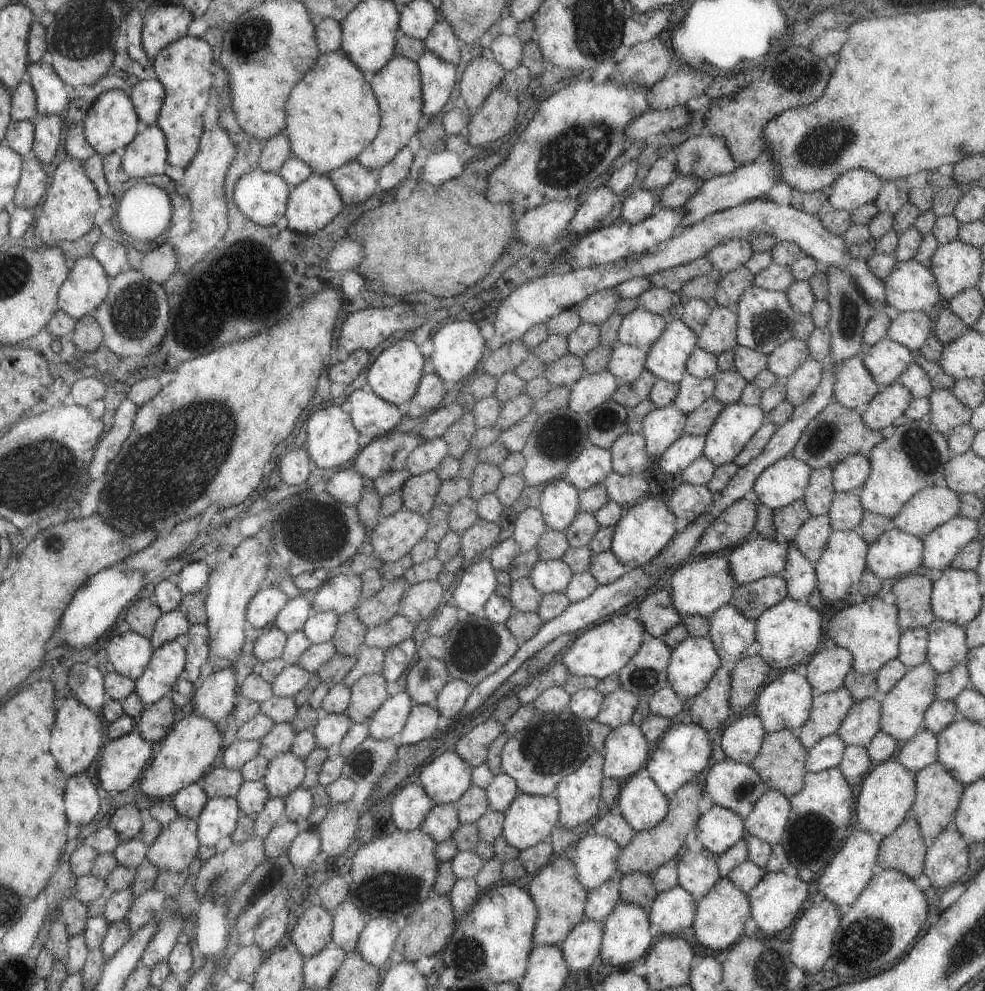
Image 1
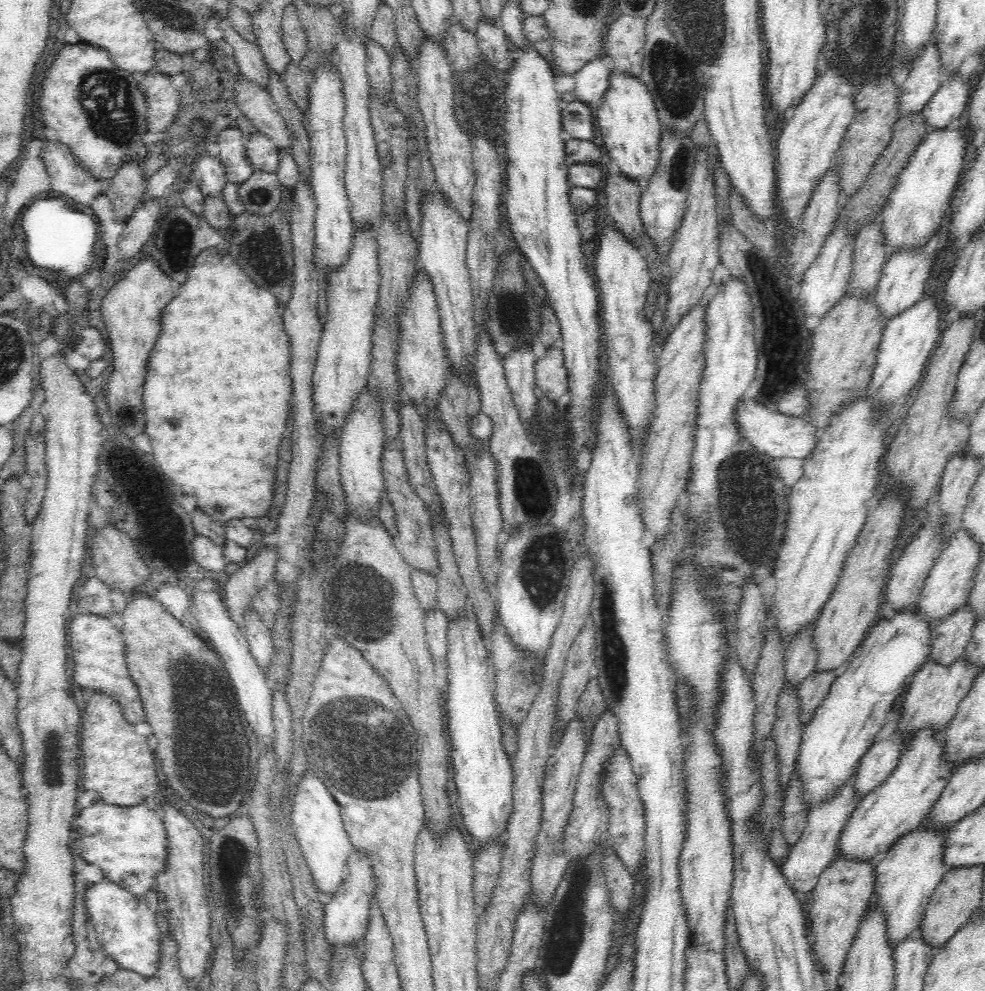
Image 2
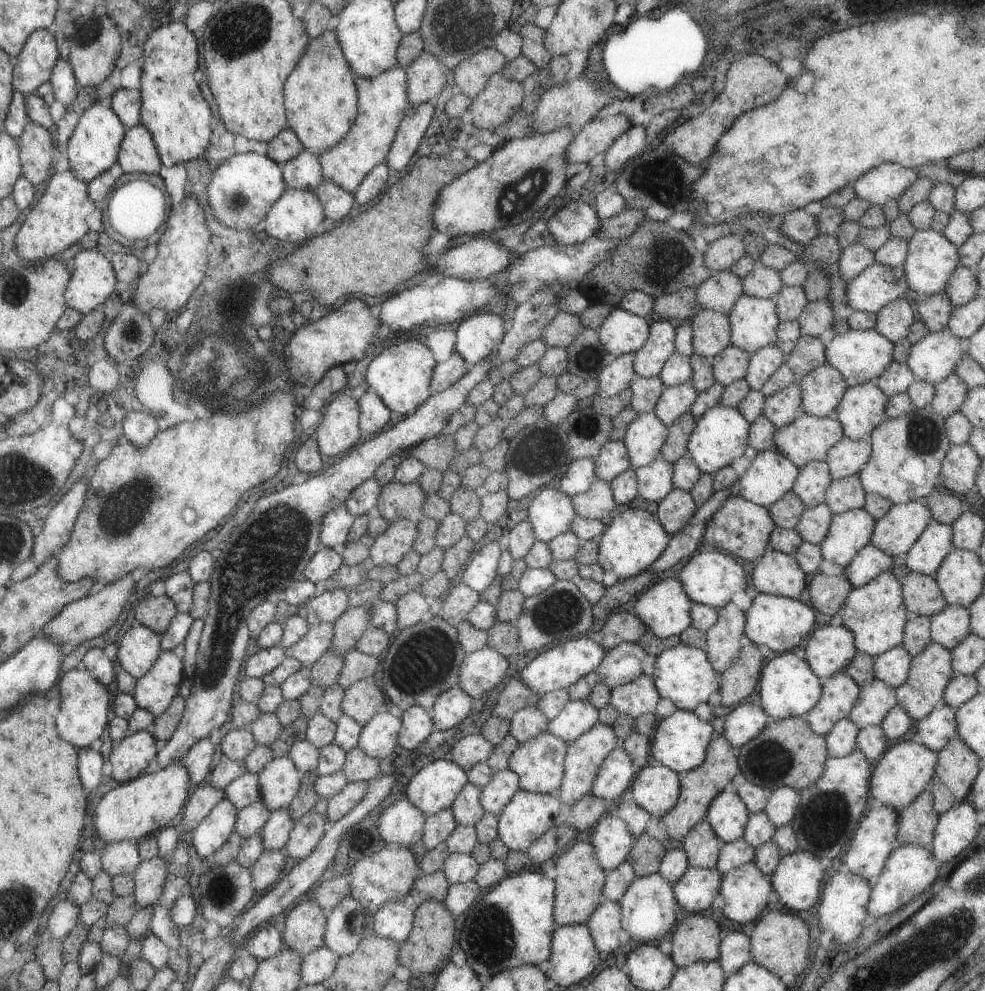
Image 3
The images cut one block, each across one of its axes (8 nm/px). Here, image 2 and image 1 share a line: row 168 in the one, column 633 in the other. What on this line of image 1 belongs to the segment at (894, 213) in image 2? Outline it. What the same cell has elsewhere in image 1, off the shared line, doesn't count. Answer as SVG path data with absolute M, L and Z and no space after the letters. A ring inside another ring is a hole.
M618 903L618 905L602 920L602 937L598 955L605 966L627 965L637 961L649 949L649 942L653 936L649 934L648 911L643 907L631 903Z

